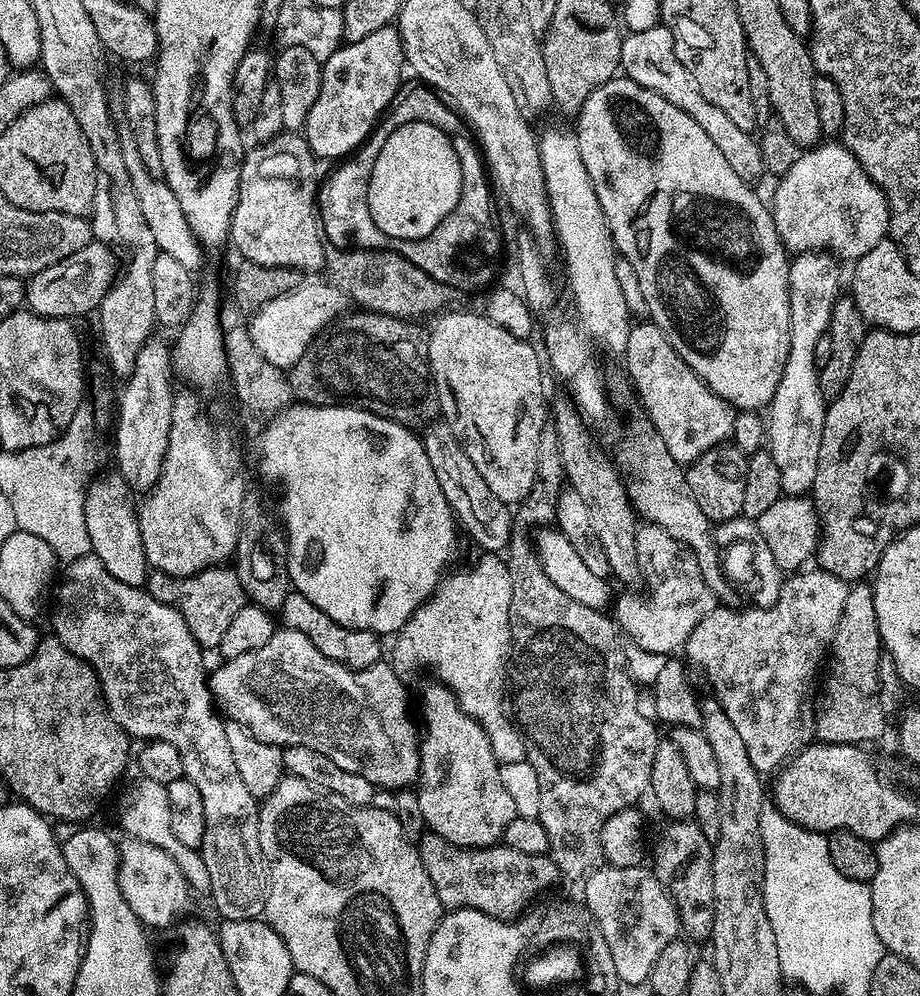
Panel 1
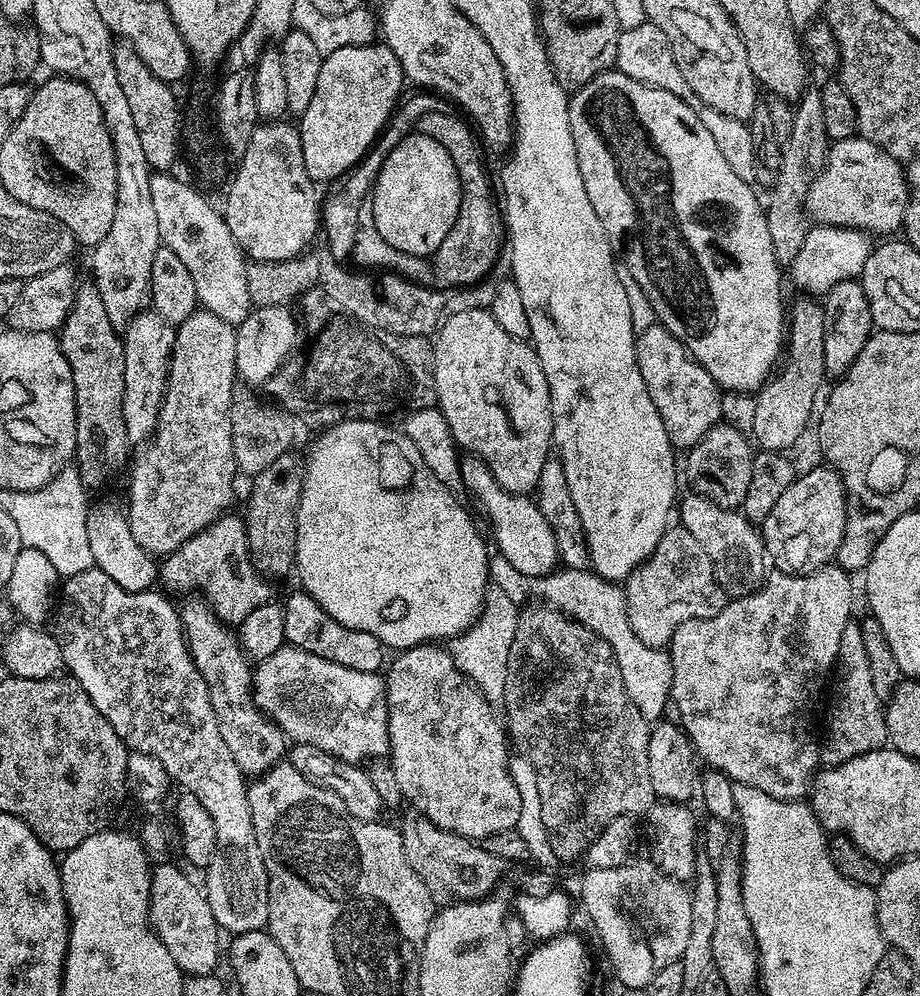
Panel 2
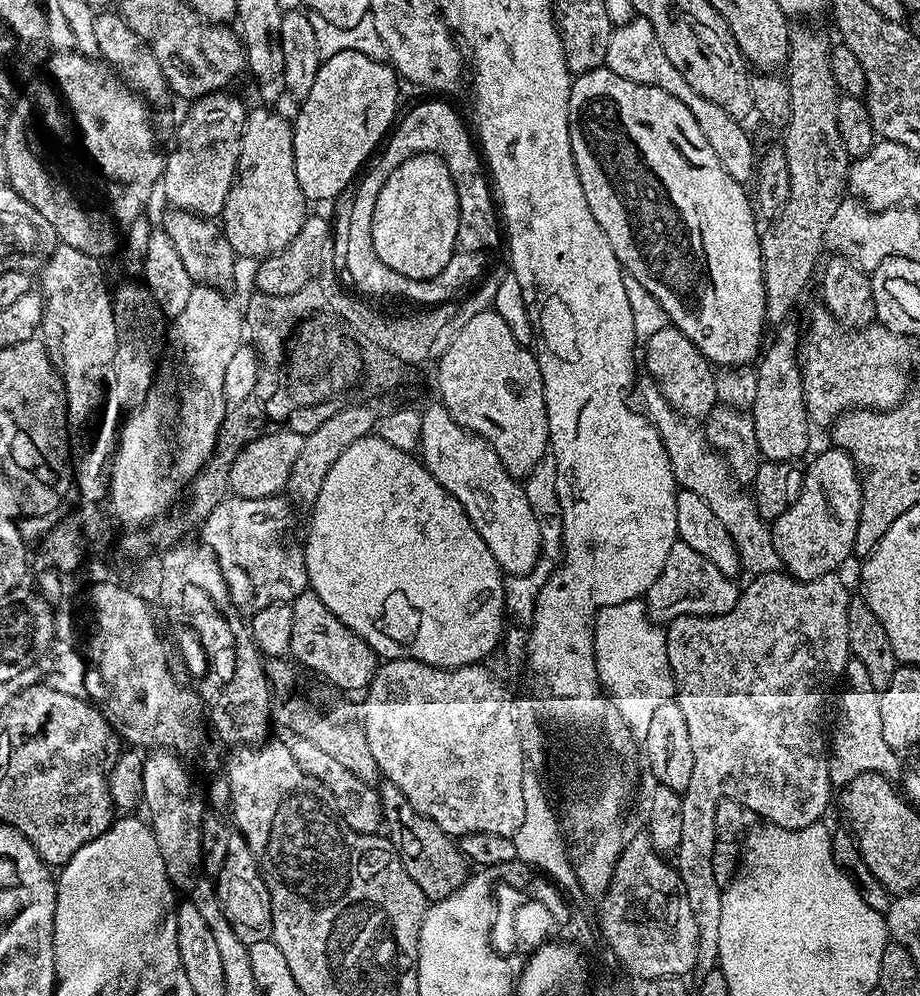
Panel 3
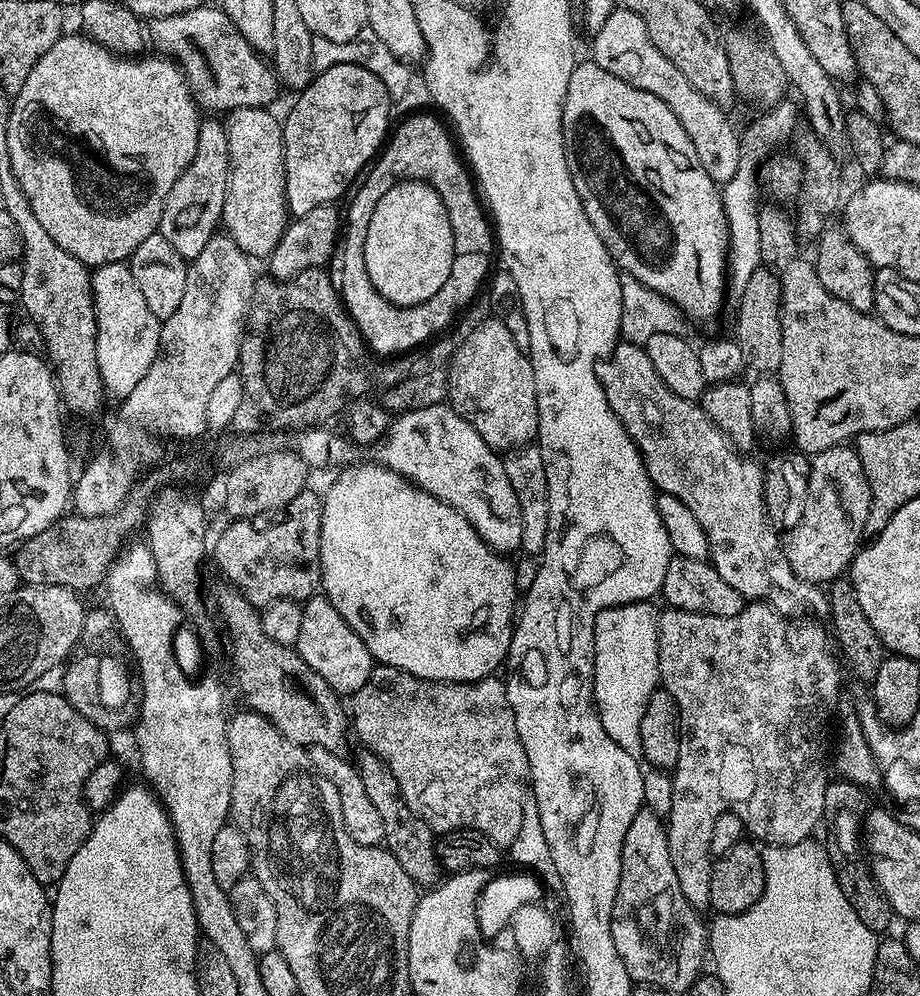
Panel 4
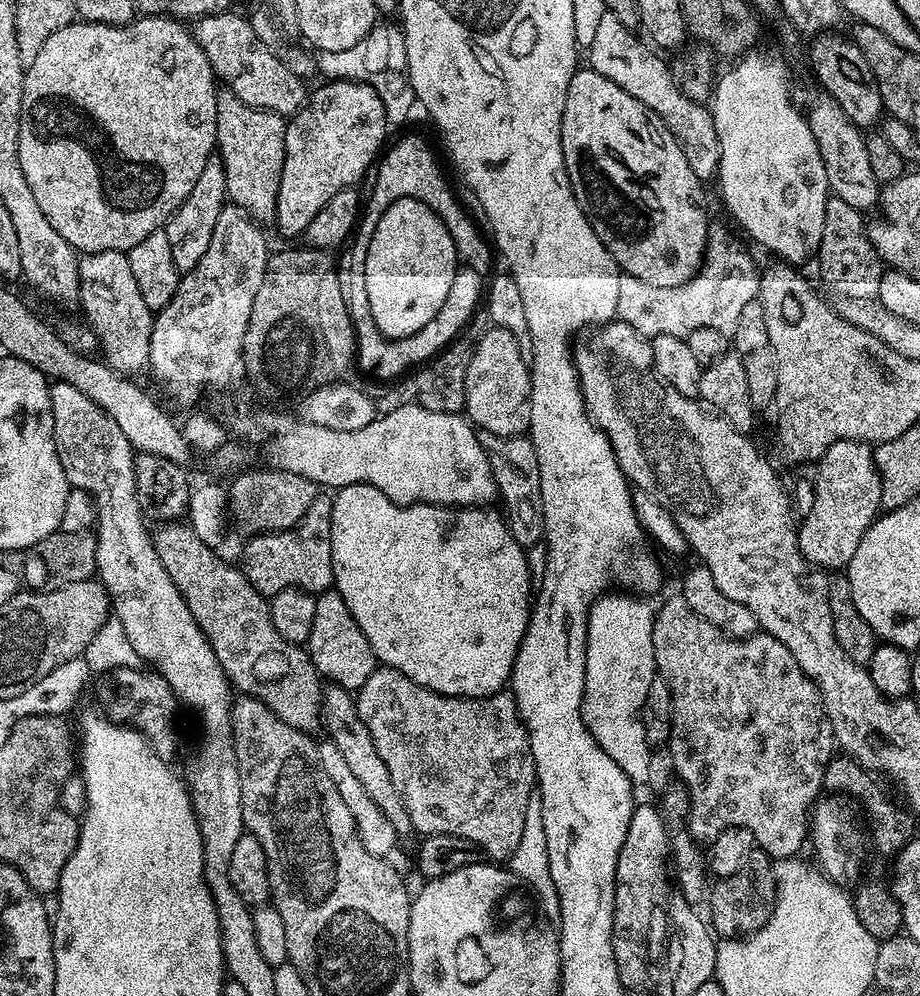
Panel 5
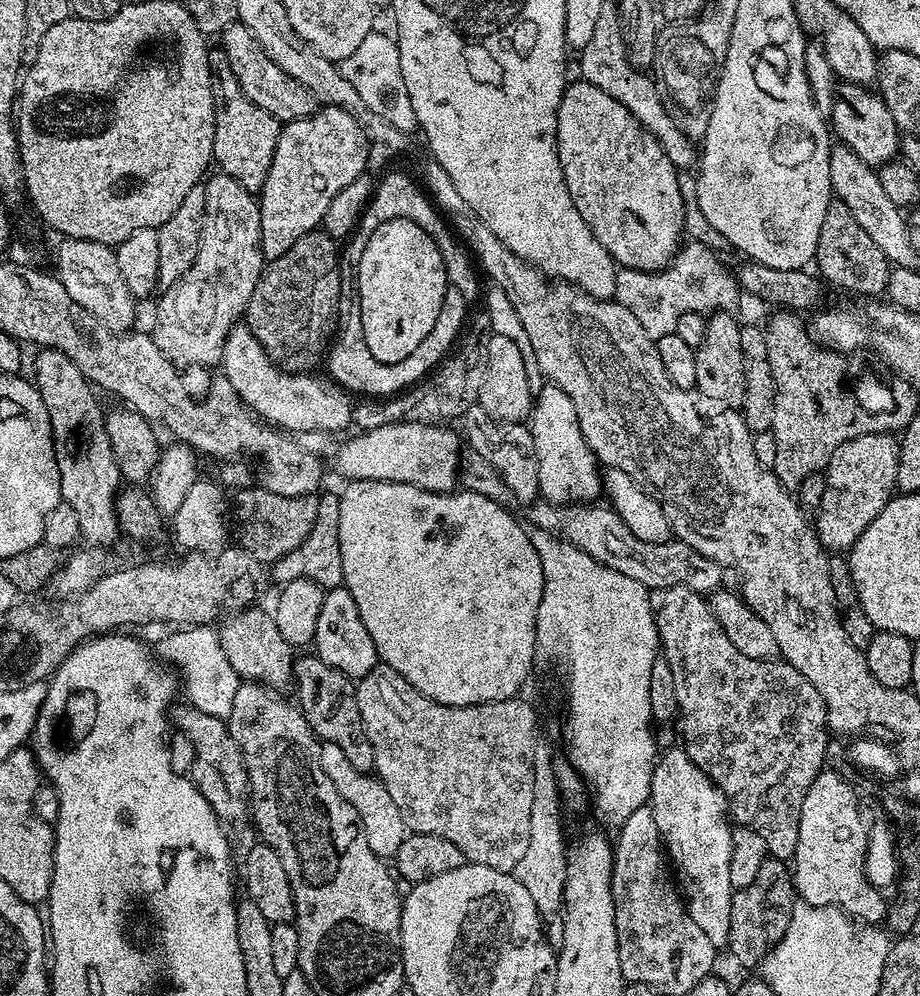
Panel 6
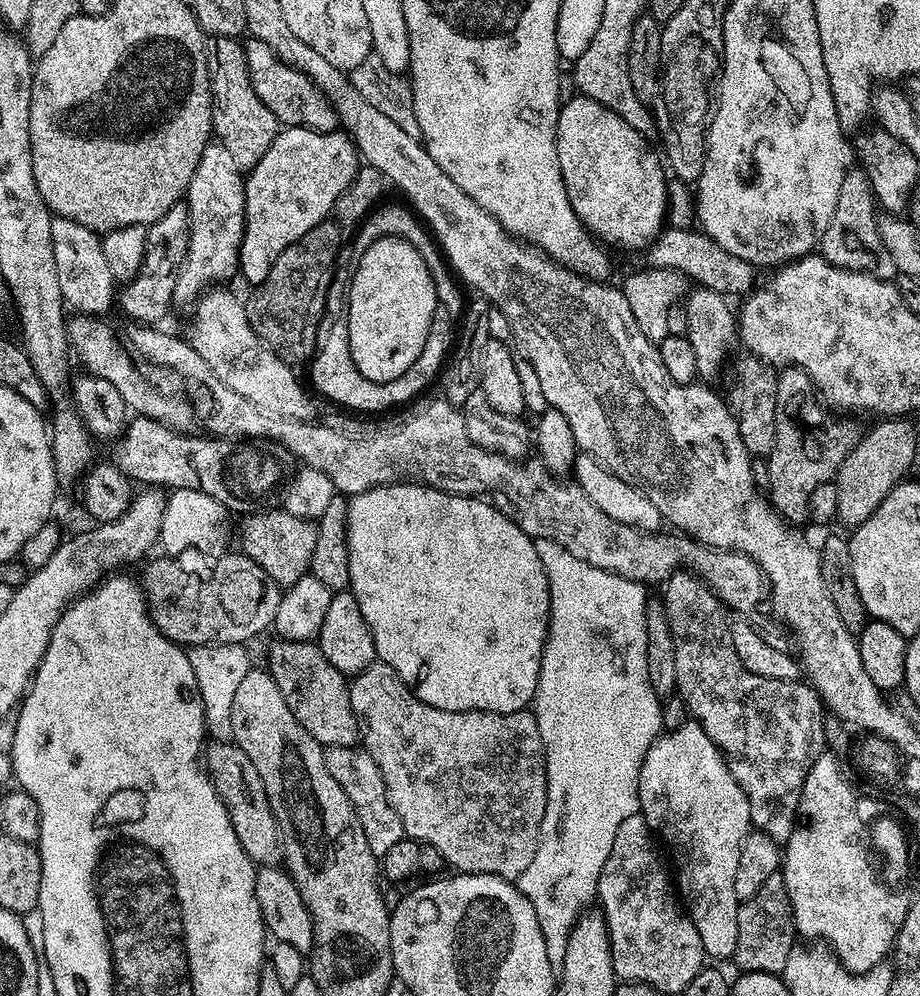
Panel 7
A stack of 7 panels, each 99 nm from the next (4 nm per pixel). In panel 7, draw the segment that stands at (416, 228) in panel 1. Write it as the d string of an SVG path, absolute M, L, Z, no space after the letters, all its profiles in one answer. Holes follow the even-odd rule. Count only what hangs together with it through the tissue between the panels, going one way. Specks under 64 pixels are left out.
M397 236L378 238L378 242L370 245L367 252L359 253L349 290L349 342L354 365L374 383L388 383L405 374L423 350L437 304L434 282L426 262L422 262L422 254L418 254L410 242Z

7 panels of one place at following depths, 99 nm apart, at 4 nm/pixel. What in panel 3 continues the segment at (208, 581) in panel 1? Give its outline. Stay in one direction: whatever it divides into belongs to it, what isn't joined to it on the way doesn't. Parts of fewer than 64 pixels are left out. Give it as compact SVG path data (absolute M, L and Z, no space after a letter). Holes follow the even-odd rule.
M225 498L214 507L202 527L202 534L204 534L202 542L210 546L210 550L216 555L216 561L222 570L222 578L226 578L226 586L230 590L232 605L235 606L237 612L248 618L251 618L258 610L266 610L266 606L291 604L297 596L309 591L303 543L299 539L296 541L294 537L288 536L286 517L264 517L264 506L266 506L264 500Z

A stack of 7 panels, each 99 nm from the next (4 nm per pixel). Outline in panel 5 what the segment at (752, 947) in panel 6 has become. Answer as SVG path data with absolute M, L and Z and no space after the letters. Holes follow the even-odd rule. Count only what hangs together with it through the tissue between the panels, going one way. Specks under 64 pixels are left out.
M763 850L752 852L746 866L742 866L738 874L717 879L711 885L711 900L710 924L717 937L743 938L756 932L772 917L776 905L776 870L773 857Z

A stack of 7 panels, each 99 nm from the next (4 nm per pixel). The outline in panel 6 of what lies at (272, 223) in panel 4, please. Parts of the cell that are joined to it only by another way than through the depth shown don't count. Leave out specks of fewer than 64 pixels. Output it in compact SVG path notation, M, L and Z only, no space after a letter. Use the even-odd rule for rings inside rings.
M213 47L209 51L208 61L212 71L212 93L216 107L212 151L215 167L221 173L234 178L235 182L240 183L248 192L259 193L260 187L266 182L266 174L270 174L270 162L278 146L281 121L275 120L269 112L262 110L262 106L250 102L250 98L242 94L242 86L230 70L230 62L223 47Z

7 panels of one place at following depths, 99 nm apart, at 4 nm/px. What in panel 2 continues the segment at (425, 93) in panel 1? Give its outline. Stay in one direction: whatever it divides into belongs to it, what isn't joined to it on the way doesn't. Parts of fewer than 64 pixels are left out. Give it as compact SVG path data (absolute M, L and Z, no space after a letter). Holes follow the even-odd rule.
M420 95L424 96L412 96L408 101L405 99L403 103L399 105L398 111L389 119L388 123L385 124L383 132L376 137L376 142L369 148L368 153L366 153L349 172L344 173L339 180L335 181L335 183L329 187L332 189L330 189L325 196L323 193L322 207L320 210L322 236L328 239L326 250L335 260L344 262L352 256L360 204L363 203L364 200L369 199L372 187L376 184L376 179L380 173L382 162L386 162L390 150L394 150L394 146L398 146L398 142L402 142L405 136L413 131L414 126L418 124L422 116L437 111L438 104L436 104L437 97L435 95Z

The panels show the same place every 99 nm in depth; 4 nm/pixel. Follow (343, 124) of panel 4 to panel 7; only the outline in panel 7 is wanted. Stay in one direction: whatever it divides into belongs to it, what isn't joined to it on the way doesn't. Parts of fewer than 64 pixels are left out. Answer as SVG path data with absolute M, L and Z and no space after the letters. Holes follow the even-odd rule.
M289 128L277 131L274 142L270 142L270 150L262 154L262 162L258 162L247 173L245 179L245 232L241 243L239 275L249 280L249 285L260 284L266 278L270 266L306 230L314 230L322 221L333 215L338 198L350 186L357 170L362 167L360 153L356 151L356 143L343 130L335 132L315 132L309 128Z

